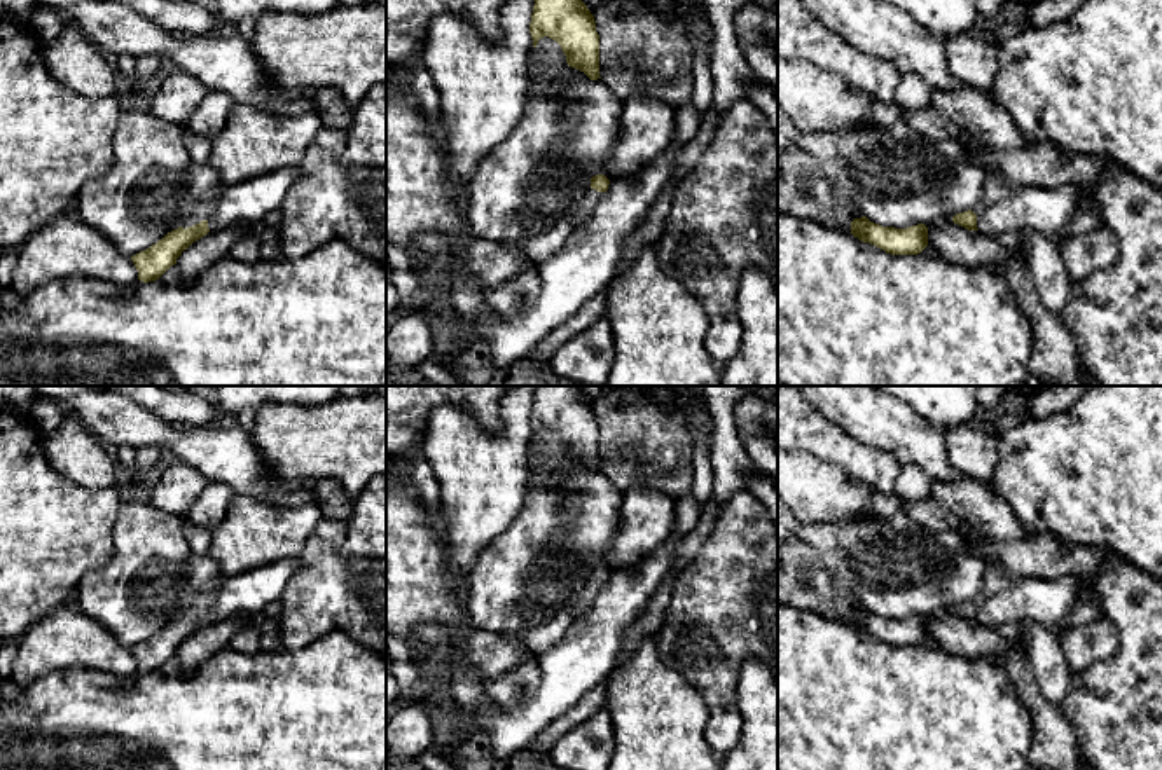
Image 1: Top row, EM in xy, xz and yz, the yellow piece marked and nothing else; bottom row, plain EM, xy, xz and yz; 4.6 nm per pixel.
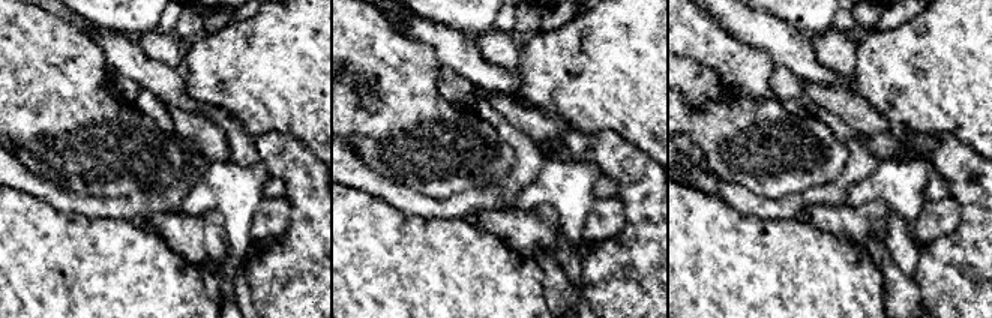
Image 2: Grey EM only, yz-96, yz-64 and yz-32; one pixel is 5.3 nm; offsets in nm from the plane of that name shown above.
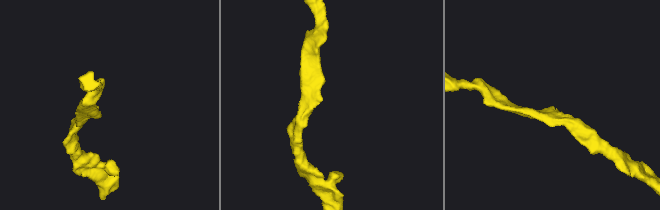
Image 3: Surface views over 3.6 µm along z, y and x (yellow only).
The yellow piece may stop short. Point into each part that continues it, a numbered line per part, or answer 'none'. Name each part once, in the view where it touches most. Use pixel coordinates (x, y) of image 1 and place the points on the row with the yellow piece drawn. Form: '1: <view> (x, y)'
1: xy (203, 212)

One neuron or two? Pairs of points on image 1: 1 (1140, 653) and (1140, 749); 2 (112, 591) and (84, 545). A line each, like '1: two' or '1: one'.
1: one
2: two

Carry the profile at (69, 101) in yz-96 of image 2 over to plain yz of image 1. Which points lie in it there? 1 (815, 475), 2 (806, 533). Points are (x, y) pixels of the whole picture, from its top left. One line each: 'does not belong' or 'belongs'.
1: does not belong
2: belongs

